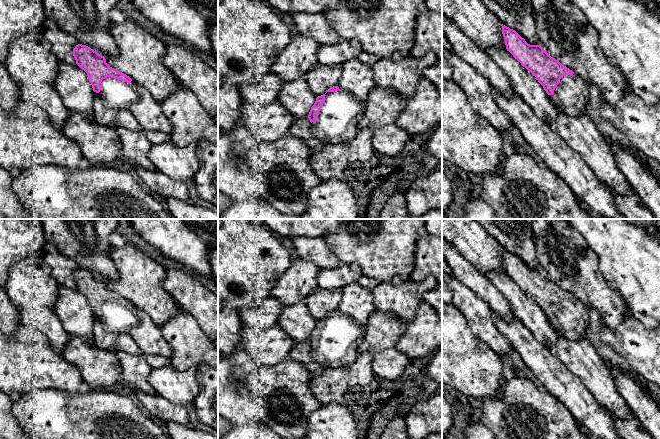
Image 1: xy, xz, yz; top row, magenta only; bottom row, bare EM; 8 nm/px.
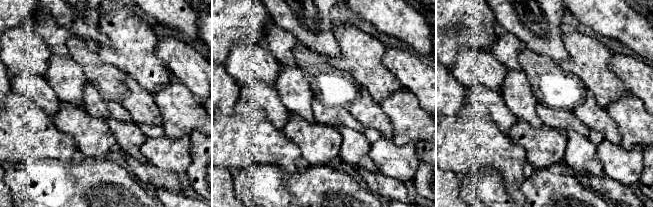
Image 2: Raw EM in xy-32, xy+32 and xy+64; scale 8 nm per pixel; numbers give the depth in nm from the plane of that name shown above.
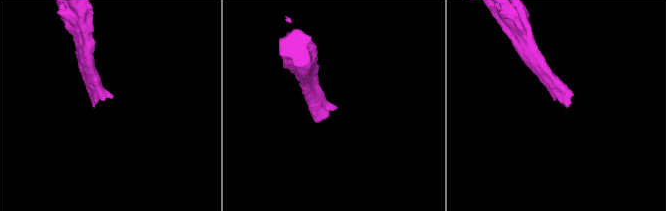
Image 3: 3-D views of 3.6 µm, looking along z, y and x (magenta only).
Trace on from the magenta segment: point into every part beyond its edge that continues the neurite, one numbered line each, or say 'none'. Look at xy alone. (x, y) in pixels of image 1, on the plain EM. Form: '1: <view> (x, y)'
1: xy (116, 318)

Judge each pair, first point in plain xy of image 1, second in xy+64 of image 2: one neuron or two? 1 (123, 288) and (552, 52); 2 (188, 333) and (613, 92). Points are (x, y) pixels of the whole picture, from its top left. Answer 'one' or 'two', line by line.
1: two
2: two

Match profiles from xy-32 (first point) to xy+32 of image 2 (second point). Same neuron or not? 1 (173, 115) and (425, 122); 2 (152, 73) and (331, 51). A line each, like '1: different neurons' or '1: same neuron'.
1: same neuron
2: different neurons

